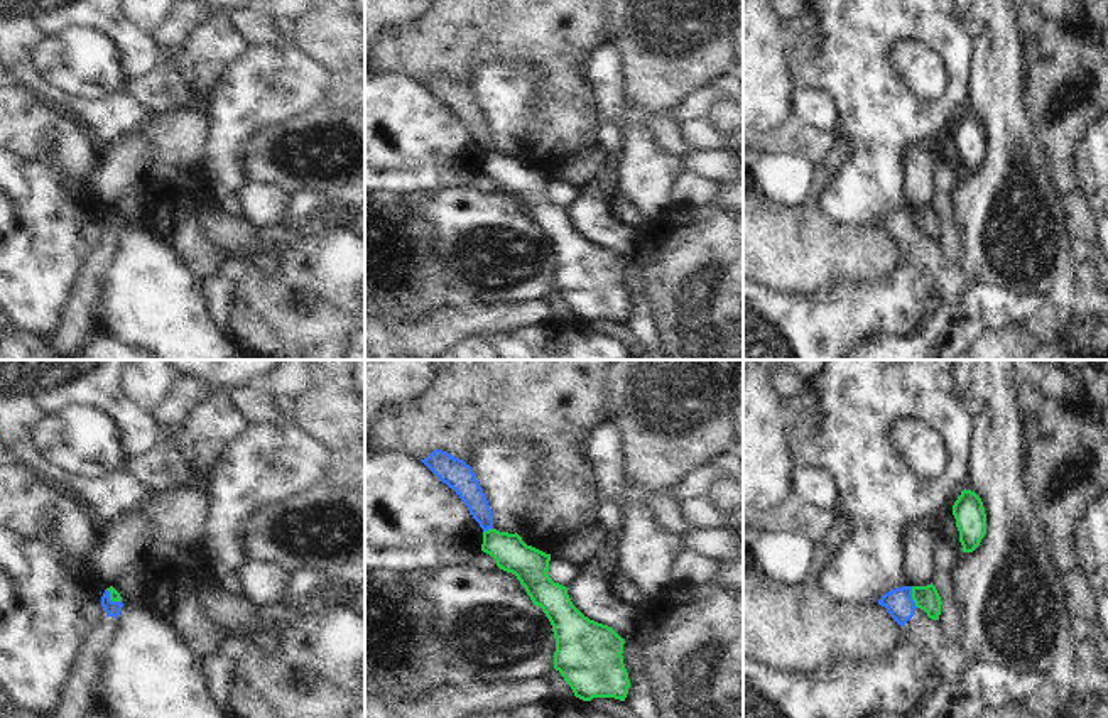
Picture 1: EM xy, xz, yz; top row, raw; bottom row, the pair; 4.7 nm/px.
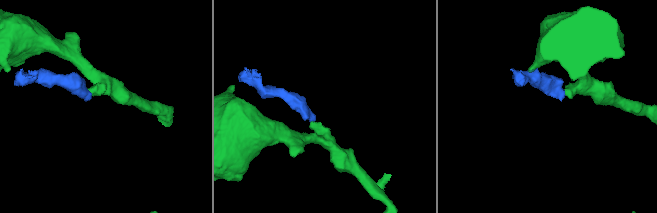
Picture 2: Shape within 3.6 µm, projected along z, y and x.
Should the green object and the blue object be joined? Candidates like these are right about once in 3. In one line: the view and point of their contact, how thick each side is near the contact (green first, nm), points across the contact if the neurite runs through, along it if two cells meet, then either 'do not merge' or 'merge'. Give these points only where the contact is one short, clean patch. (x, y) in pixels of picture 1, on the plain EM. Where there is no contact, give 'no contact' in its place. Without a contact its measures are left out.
yz (912, 218) | 120/140 nm | along yz (911, 208), (911, 218), (917, 228) | do not merge

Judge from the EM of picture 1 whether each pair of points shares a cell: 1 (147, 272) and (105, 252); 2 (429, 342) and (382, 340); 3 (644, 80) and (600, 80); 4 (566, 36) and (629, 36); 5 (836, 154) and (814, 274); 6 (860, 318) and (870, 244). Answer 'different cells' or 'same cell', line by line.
1: different cells
2: same cell
3: different cells
4: different cells
5: same cell
6: different cells

